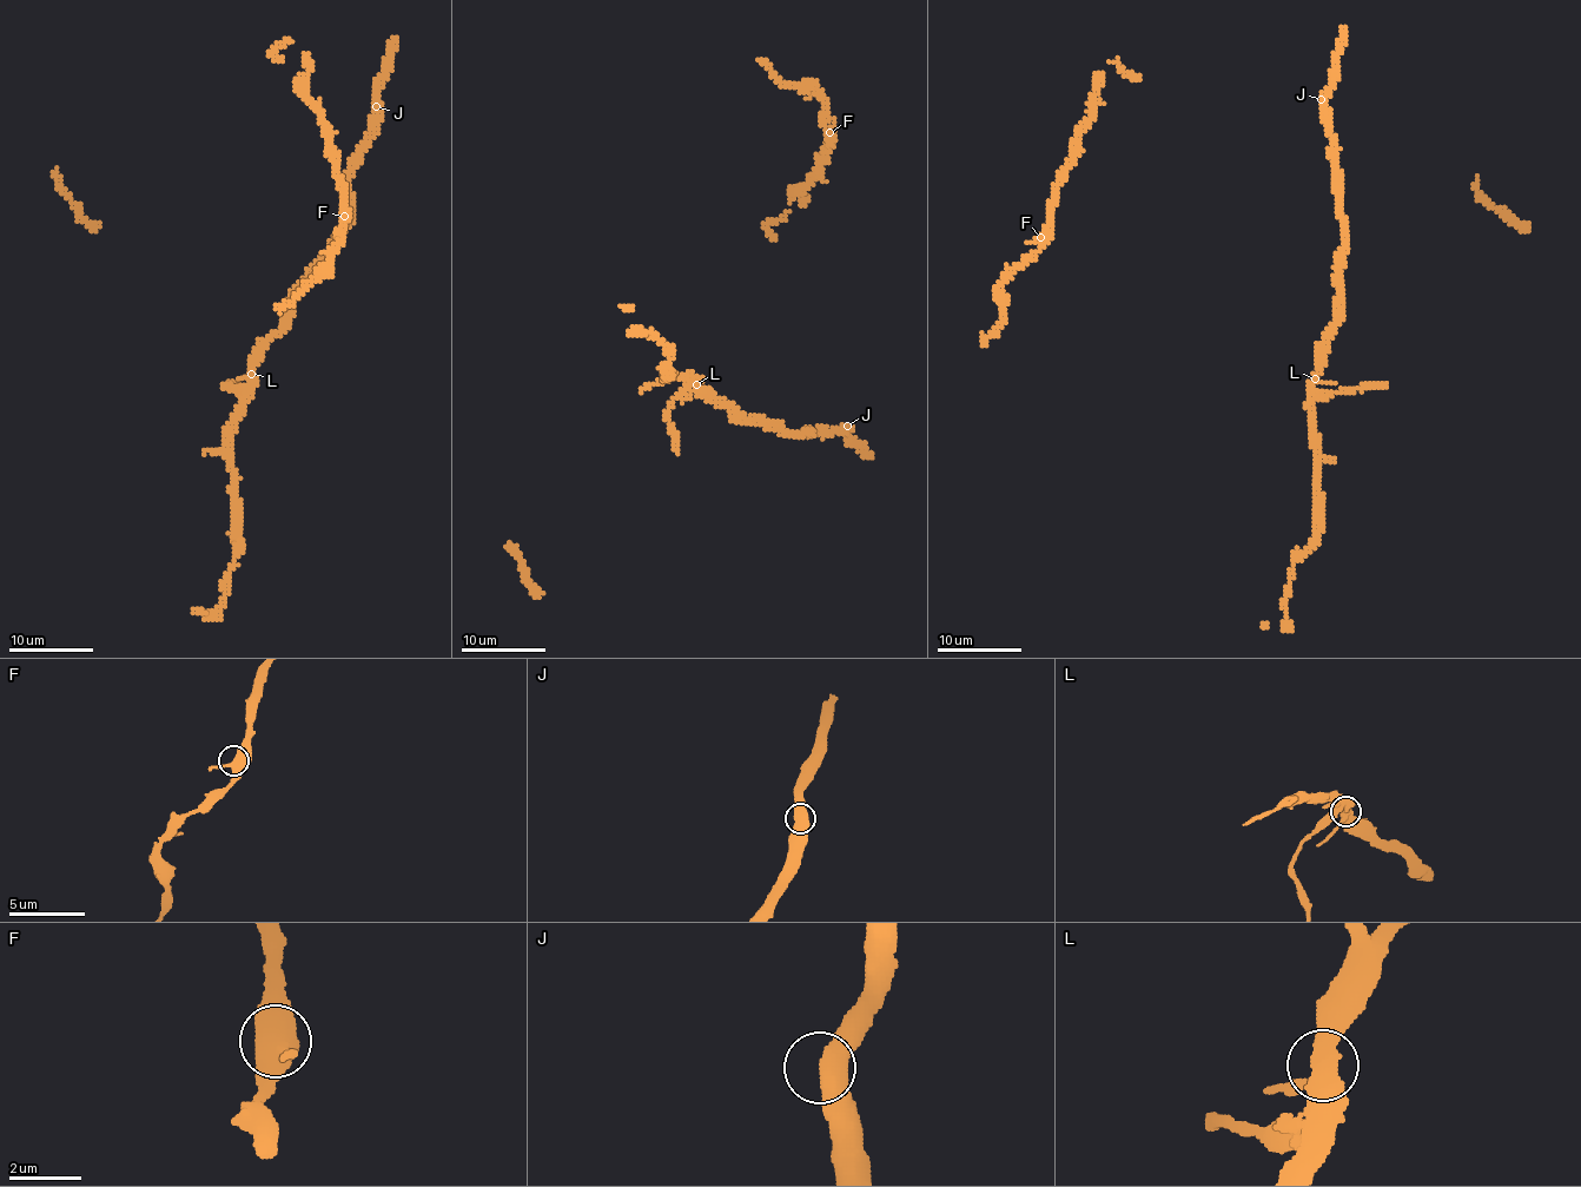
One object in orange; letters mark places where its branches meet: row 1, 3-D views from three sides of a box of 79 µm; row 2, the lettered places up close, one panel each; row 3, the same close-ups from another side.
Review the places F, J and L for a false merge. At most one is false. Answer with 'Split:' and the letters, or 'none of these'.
Split: none of these

